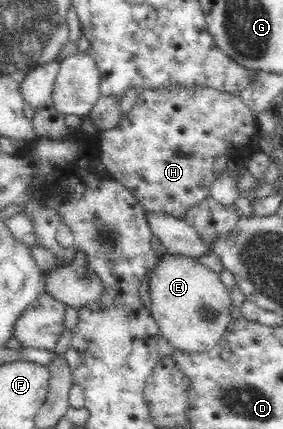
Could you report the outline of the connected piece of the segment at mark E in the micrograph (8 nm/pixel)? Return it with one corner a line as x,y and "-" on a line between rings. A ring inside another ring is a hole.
161,253
148,270
149,297
147,302
154,321
160,328
160,336
177,351
209,351
221,340
229,327
231,317
230,289
221,283
219,273
211,271
207,265
199,263
193,256
185,254

